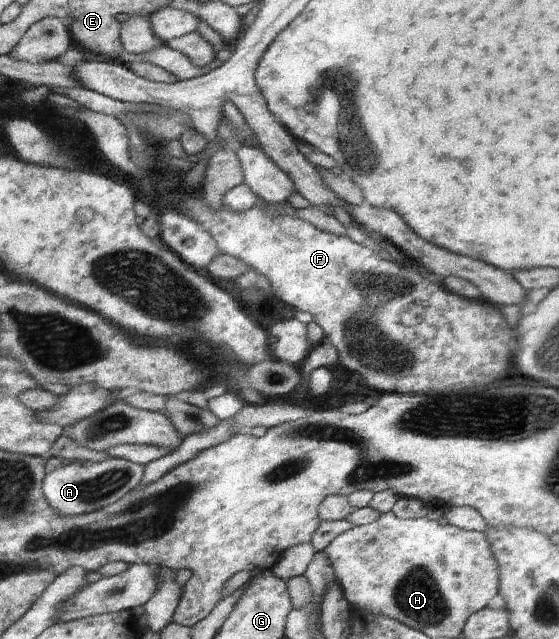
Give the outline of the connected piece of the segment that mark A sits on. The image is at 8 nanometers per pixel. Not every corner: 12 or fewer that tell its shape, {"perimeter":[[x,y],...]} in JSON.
{"perimeter":[[117,457],[71,462],[44,476],[64,517],[87,514],[137,488],[144,466]]}

